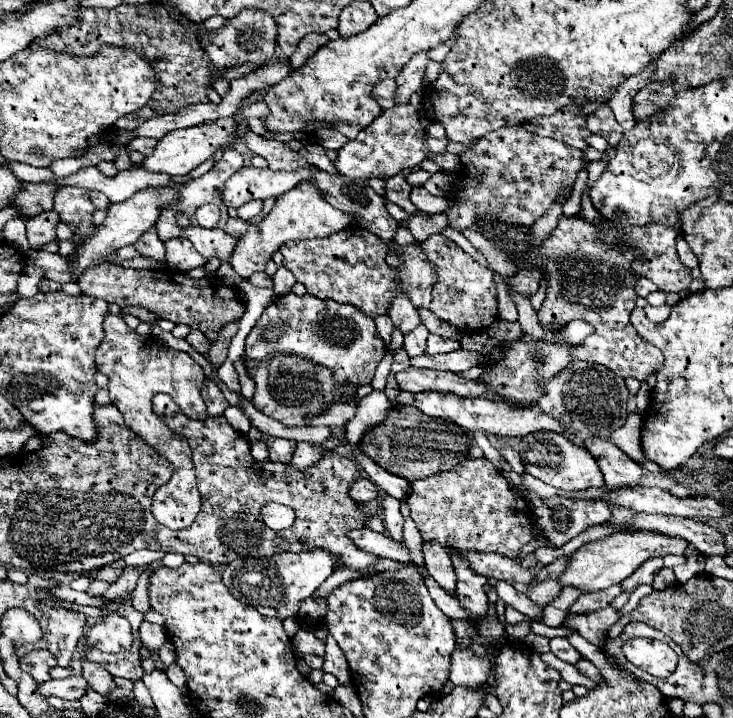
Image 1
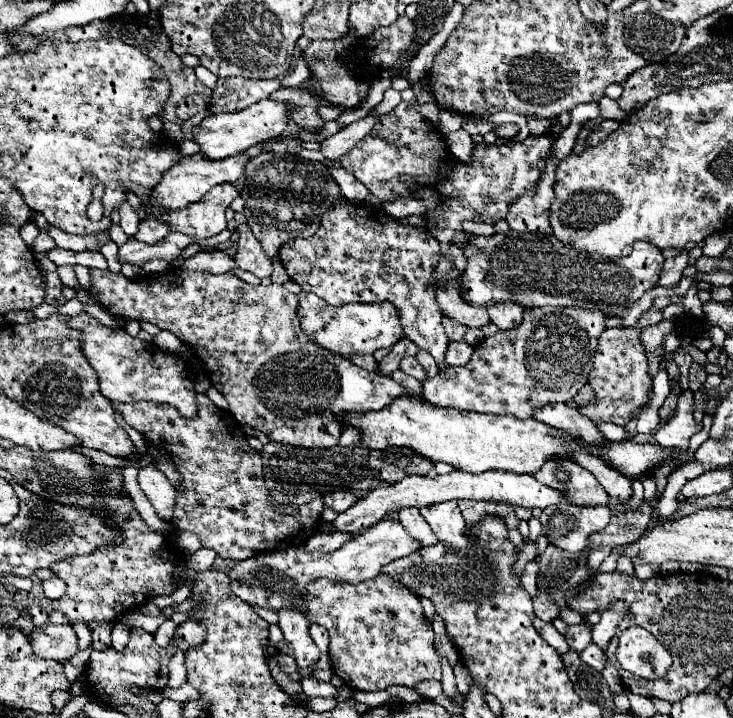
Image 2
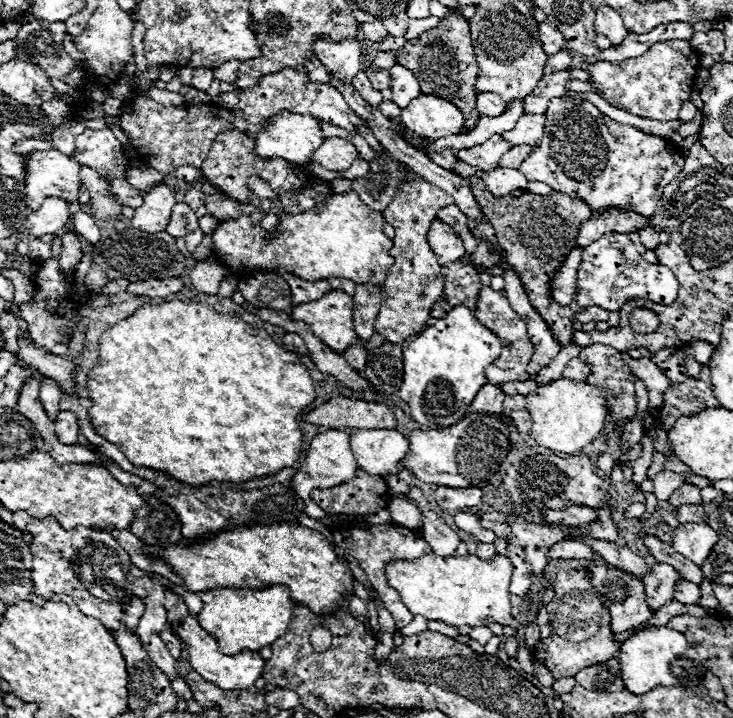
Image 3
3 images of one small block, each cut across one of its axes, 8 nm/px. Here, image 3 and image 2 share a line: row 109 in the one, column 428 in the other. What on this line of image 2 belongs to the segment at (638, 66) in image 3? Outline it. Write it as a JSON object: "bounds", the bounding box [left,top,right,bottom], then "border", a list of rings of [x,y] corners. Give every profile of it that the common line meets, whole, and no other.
{"bounds":[308,574,442,692],"border":[[[378,574],[362,584],[316,580],[308,588],[308,616],[330,632],[330,660],[344,684],[372,692],[392,684],[416,686],[424,680],[440,680],[442,666],[434,648],[434,630],[424,616],[420,596],[400,580]]]}

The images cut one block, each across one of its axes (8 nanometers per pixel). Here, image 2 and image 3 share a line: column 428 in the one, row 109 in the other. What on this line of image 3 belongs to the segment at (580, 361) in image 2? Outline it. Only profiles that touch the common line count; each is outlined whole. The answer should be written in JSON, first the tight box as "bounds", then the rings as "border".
{"bounds":[378,100,402,120],"border":[[[382,100],[380,106],[378,106],[378,110],[380,110],[386,118],[390,118],[390,120],[400,120],[400,112],[402,112],[402,108],[396,106],[396,104],[390,102],[390,100]]]}

